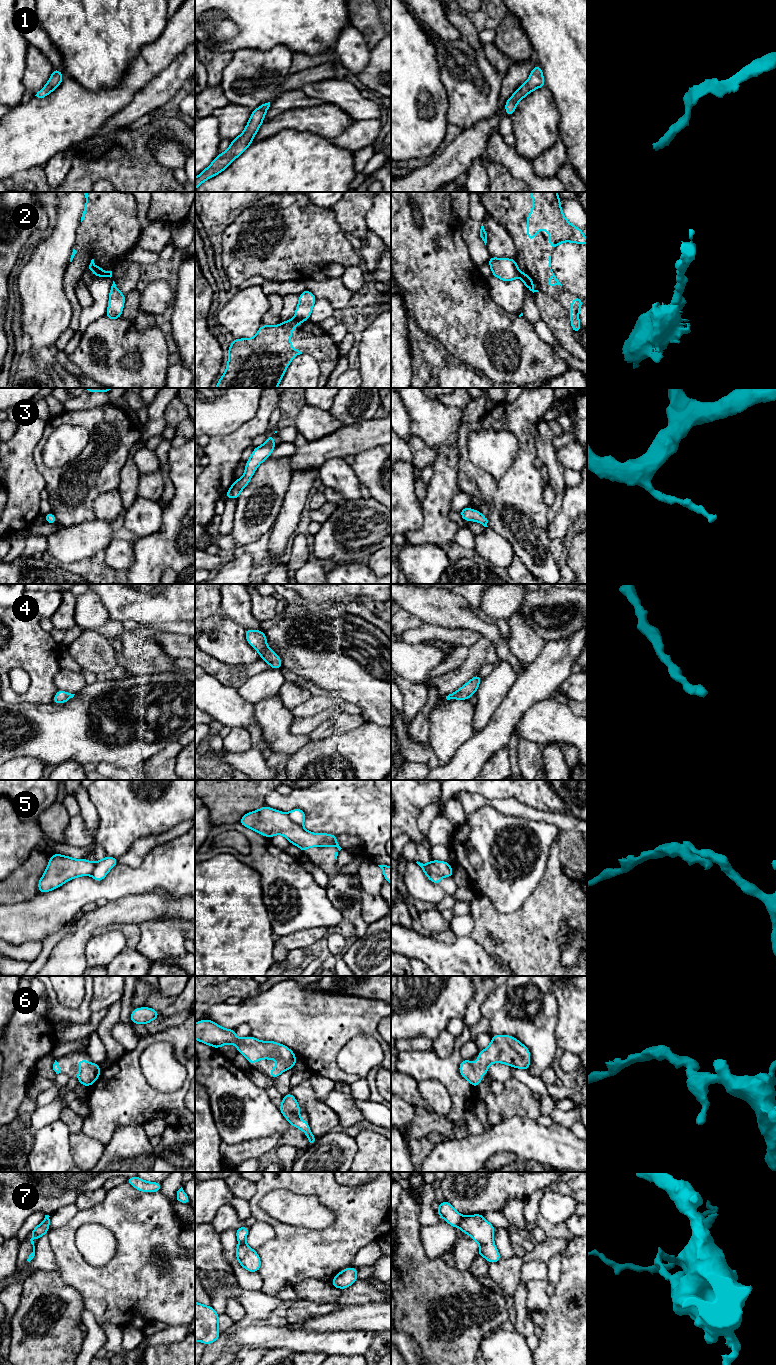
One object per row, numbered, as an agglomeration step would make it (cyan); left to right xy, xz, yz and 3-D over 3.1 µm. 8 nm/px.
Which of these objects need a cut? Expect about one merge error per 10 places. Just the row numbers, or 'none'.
2, 5, 7

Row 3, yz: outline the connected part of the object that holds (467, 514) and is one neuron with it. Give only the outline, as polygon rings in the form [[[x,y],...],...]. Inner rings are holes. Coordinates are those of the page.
[[[466,507],[459,511],[462,520],[465,521],[475,521],[481,523],[484,527],[488,527],[488,520],[485,515],[481,514],[478,510],[473,510],[470,507]]]

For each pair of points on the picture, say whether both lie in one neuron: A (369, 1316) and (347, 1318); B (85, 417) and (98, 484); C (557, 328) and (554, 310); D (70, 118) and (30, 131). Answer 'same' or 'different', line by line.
A: same
B: same
C: same
D: same

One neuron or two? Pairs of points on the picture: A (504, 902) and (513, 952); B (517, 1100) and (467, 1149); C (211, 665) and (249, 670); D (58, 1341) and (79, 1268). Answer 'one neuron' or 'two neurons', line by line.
A: two neurons
B: two neurons
C: one neuron
D: two neurons

